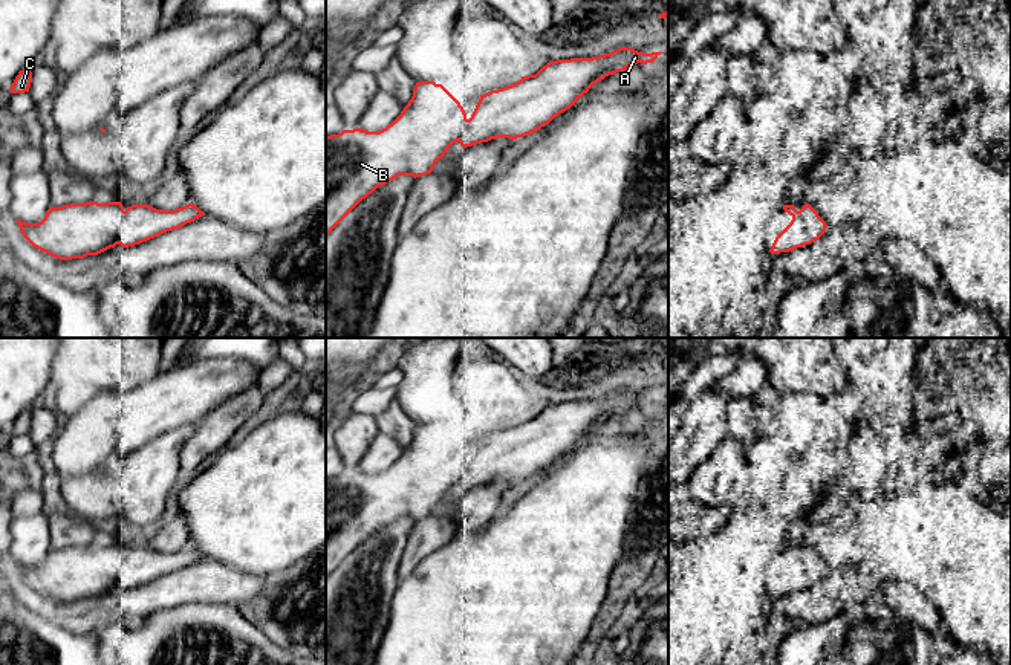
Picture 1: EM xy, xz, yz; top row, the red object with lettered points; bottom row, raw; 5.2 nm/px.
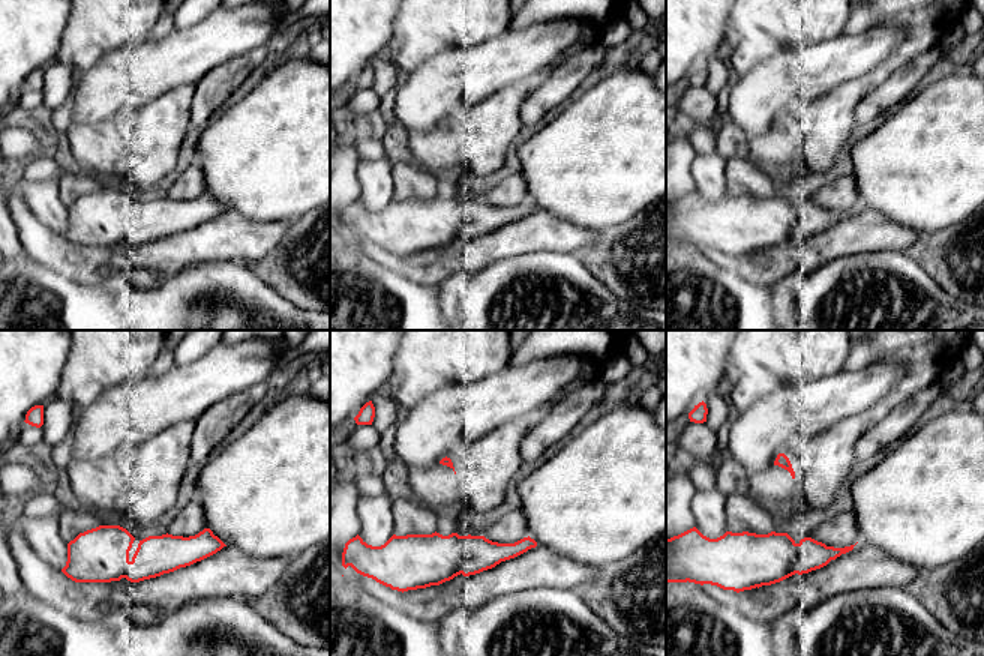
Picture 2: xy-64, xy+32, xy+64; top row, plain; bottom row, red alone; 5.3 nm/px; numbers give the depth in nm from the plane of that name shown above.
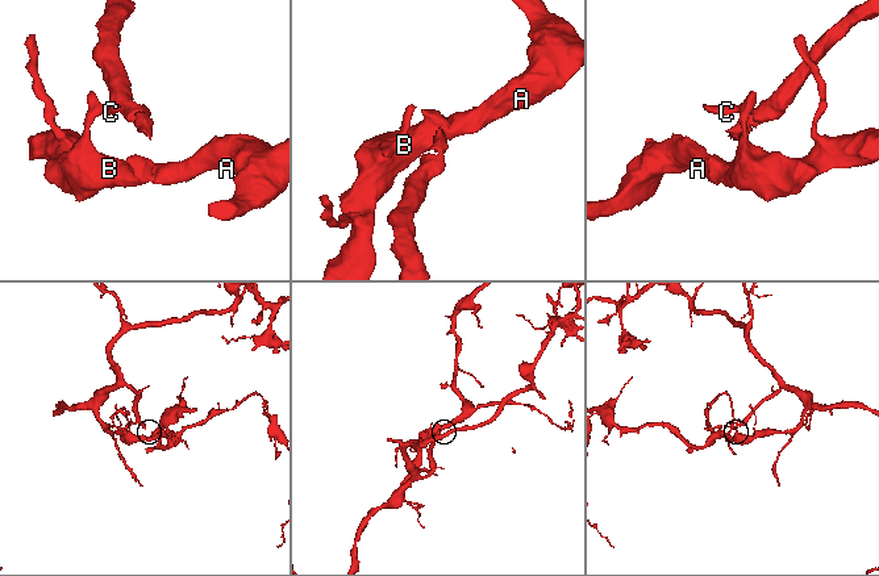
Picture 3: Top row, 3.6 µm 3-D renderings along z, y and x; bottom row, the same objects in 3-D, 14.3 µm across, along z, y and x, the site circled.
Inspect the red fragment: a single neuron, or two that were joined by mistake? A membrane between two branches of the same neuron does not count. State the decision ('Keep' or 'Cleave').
Keep

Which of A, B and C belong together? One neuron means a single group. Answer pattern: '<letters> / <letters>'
A B C

